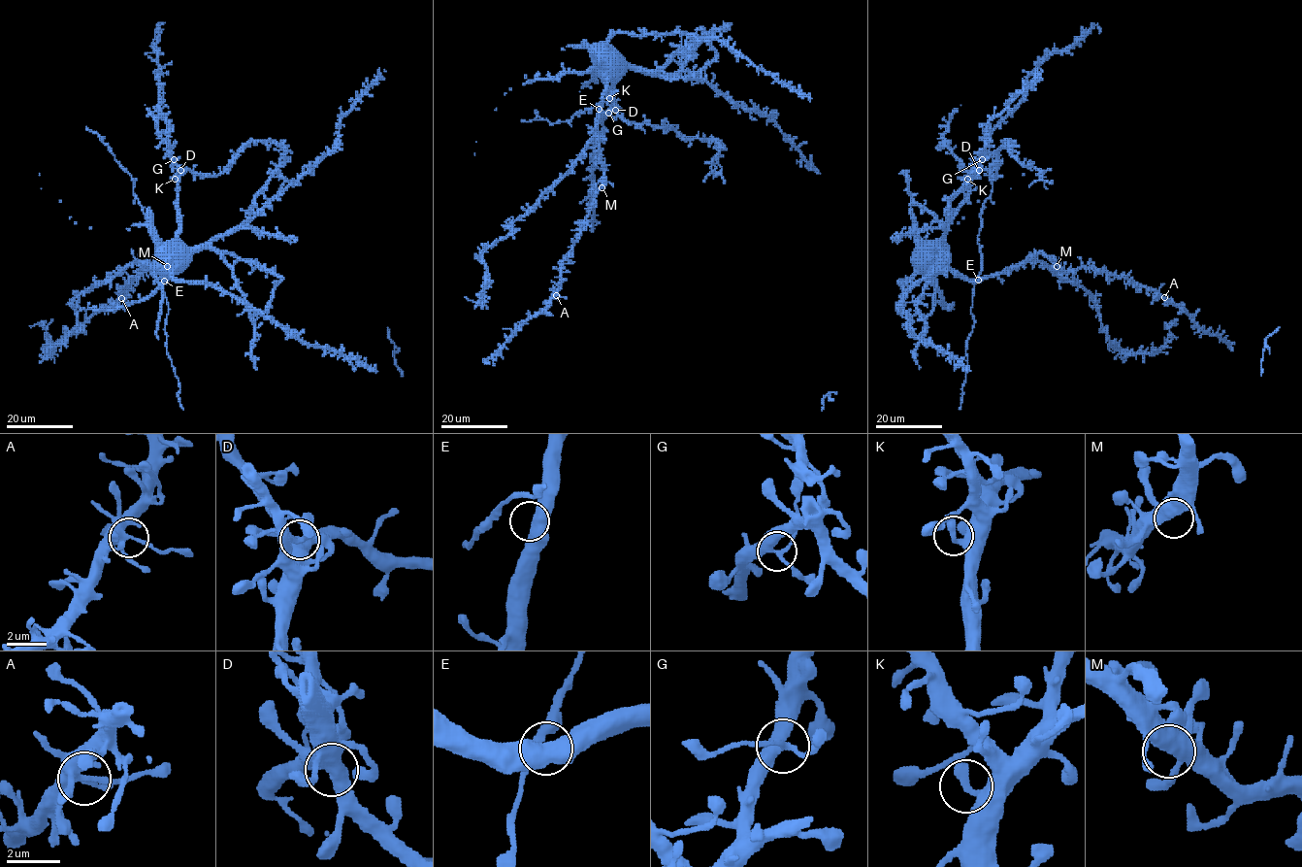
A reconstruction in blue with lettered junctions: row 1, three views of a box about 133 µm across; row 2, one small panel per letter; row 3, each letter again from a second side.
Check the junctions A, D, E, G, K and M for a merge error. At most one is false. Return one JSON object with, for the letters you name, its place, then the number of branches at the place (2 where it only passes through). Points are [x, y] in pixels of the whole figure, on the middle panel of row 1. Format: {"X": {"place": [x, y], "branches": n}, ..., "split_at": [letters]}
{"G": {"place": [608, 113], "branches": 4}, "split_at": ["G"]}

